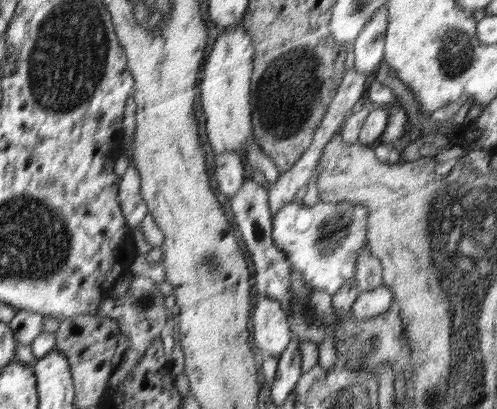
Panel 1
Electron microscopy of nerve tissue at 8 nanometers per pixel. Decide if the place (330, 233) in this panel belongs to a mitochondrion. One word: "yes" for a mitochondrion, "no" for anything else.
yes

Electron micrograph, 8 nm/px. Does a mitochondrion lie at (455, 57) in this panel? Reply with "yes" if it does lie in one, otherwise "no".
yes

